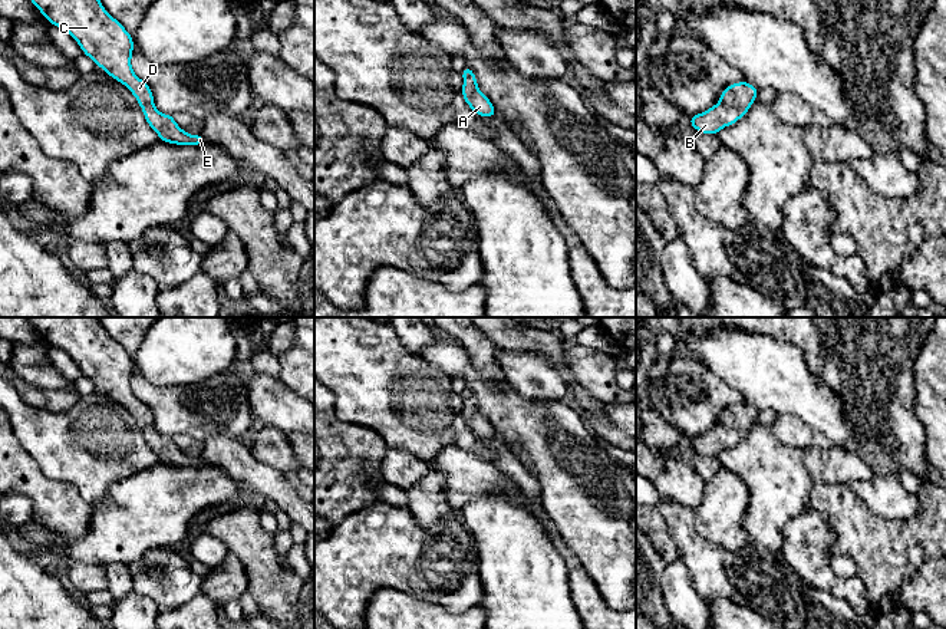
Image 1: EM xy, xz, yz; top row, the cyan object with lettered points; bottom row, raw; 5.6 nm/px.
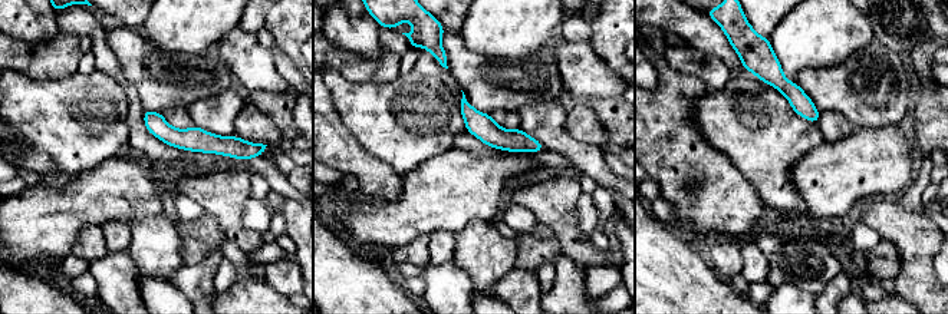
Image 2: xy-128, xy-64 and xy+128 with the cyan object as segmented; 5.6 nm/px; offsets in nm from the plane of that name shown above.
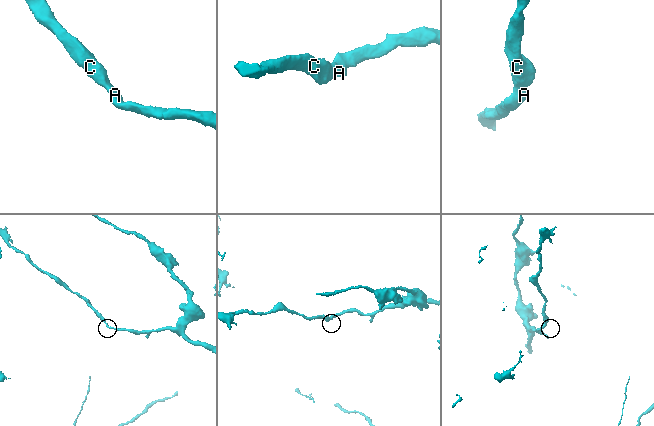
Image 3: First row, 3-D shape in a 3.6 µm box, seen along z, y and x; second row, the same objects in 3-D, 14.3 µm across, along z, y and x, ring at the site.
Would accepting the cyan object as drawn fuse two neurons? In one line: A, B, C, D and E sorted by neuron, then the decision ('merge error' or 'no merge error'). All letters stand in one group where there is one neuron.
A B C D E | no merge error

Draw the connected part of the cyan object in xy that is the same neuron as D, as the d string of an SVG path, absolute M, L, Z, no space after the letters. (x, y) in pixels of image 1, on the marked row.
M30 0L52 26L63 27L98 67L123 83L136 98L148 125L162 142L175 145L202 145L202 135L182 131L171 115L154 106L151 88L139 79L131 66L132 34L106 13L99 0Z

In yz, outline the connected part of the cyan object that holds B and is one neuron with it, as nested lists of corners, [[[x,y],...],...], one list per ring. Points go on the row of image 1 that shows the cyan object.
[[[746,80],[723,89],[719,102],[708,111],[689,118],[701,134],[718,135],[723,126],[735,125],[749,111],[758,96],[758,88]]]

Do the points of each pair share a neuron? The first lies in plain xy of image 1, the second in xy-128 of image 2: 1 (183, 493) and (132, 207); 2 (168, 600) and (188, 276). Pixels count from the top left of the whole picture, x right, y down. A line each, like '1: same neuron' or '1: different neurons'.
1: same neuron
2: different neurons

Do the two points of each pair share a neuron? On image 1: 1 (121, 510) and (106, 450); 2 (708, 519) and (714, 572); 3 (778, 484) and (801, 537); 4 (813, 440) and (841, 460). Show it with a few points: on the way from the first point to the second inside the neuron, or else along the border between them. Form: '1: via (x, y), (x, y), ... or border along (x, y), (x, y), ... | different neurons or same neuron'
1: border along (145, 468), (118, 480), (108, 496), (92, 506) | different neurons
2: border along (694, 514), (708, 542), (732, 556), (744, 552) | different neurons
3: border along (808, 504), (784, 524), (783, 546), (780, 549) | different neurons
4: border along (831, 444), (803, 450) | different neurons

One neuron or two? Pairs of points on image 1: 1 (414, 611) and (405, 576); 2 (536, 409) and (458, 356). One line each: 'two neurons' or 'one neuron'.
1: two neurons
2: one neuron

